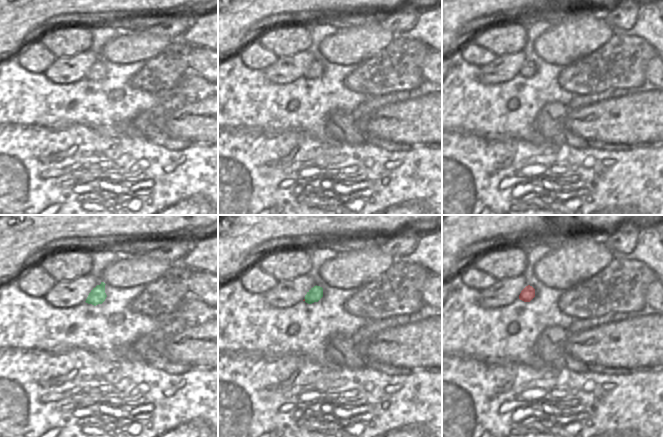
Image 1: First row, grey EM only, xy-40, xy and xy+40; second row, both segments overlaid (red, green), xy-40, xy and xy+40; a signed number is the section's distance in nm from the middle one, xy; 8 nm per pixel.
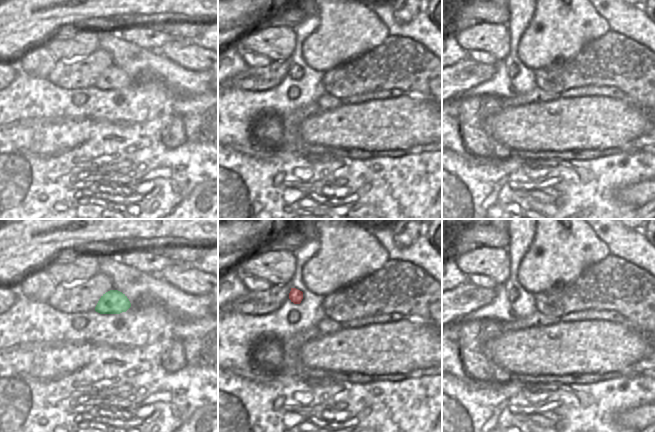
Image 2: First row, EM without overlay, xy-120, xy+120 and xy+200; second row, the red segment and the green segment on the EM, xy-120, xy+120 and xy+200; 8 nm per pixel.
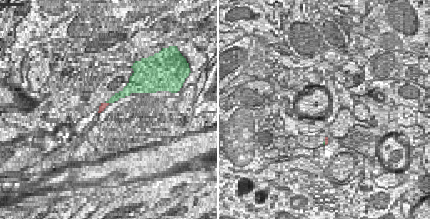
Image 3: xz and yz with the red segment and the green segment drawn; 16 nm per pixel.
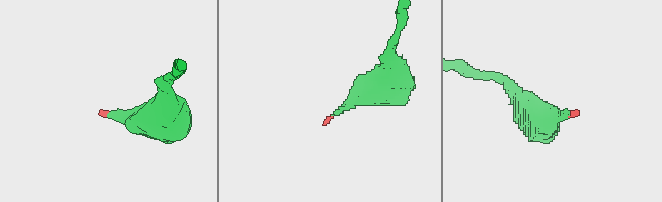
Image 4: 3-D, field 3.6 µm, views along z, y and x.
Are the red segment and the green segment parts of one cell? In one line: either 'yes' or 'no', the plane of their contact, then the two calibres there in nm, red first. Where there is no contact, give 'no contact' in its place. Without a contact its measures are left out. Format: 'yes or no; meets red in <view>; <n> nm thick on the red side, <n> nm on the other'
yes; no contact

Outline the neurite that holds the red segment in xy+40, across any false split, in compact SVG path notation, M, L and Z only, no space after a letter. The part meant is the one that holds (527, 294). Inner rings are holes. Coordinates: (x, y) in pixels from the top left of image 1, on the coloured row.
M528 285L520 293L519 299L524 302L530 302L535 297L535 289Z

